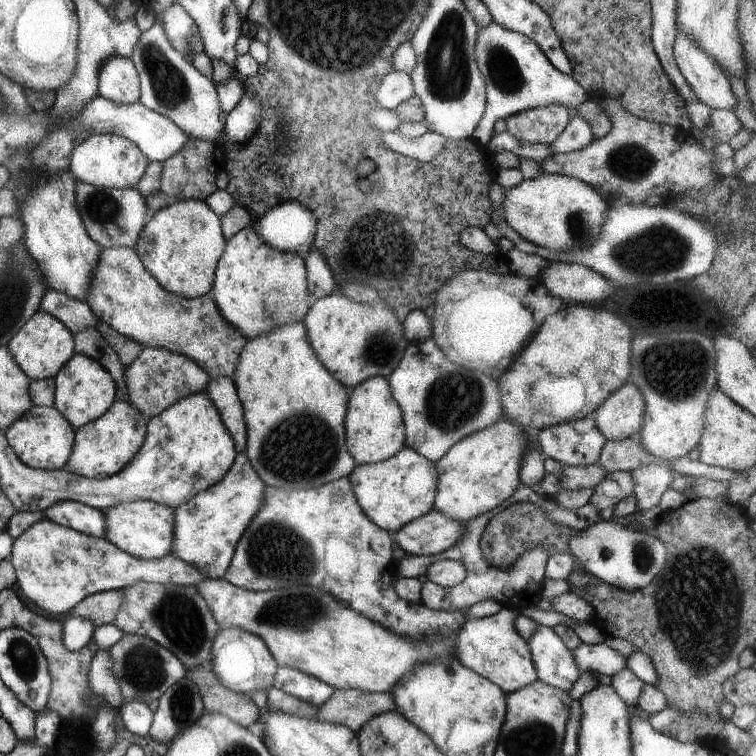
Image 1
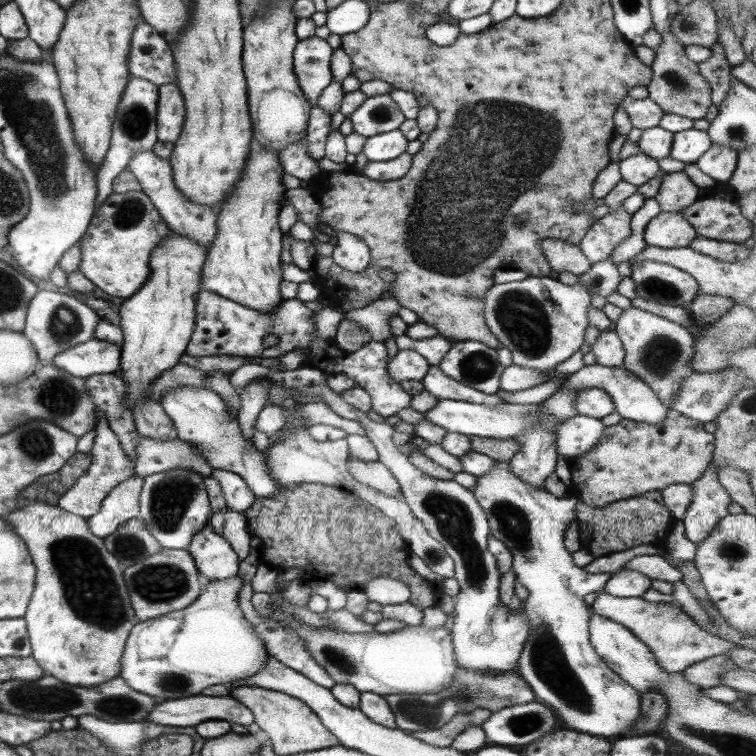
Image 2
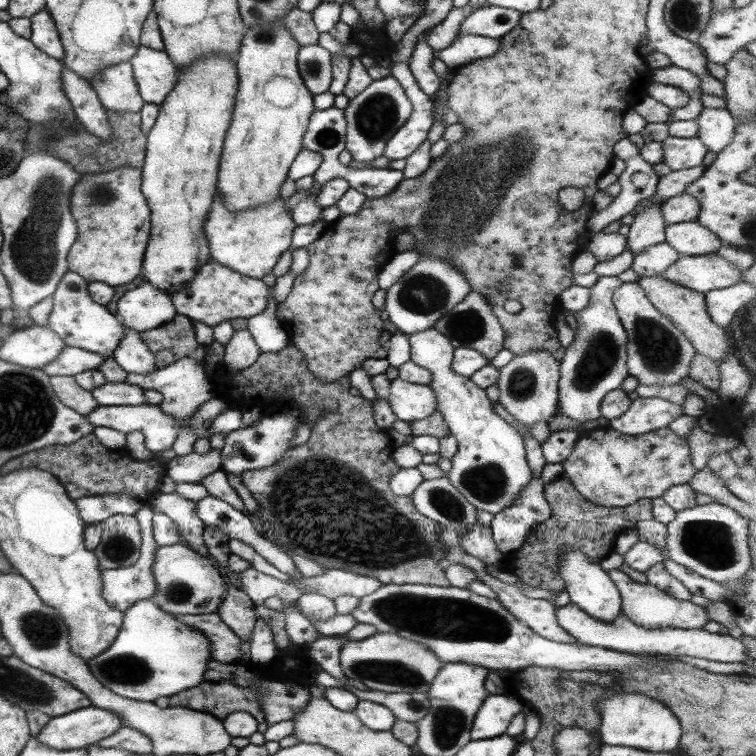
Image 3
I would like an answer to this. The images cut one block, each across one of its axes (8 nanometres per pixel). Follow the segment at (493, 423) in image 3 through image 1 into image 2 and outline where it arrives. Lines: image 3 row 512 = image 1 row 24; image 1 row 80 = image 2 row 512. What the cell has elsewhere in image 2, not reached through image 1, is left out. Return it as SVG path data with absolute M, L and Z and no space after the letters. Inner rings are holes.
M496 461L494 467L476 478L473 496L488 520L488 533L500 540L511 555L510 570L515 580L527 589L527 598L521 602L527 619L529 636L523 642L515 672L531 687L537 701L551 707L569 729L588 736L605 739L611 736L625 737L640 715L640 694L629 687L616 673L603 663L589 644L589 606L583 602L586 594L602 592L609 580L609 573L587 573L575 564L571 553L564 547L563 535L575 520L575 495L557 498L540 488L533 488L519 480L510 470L508 461Z

